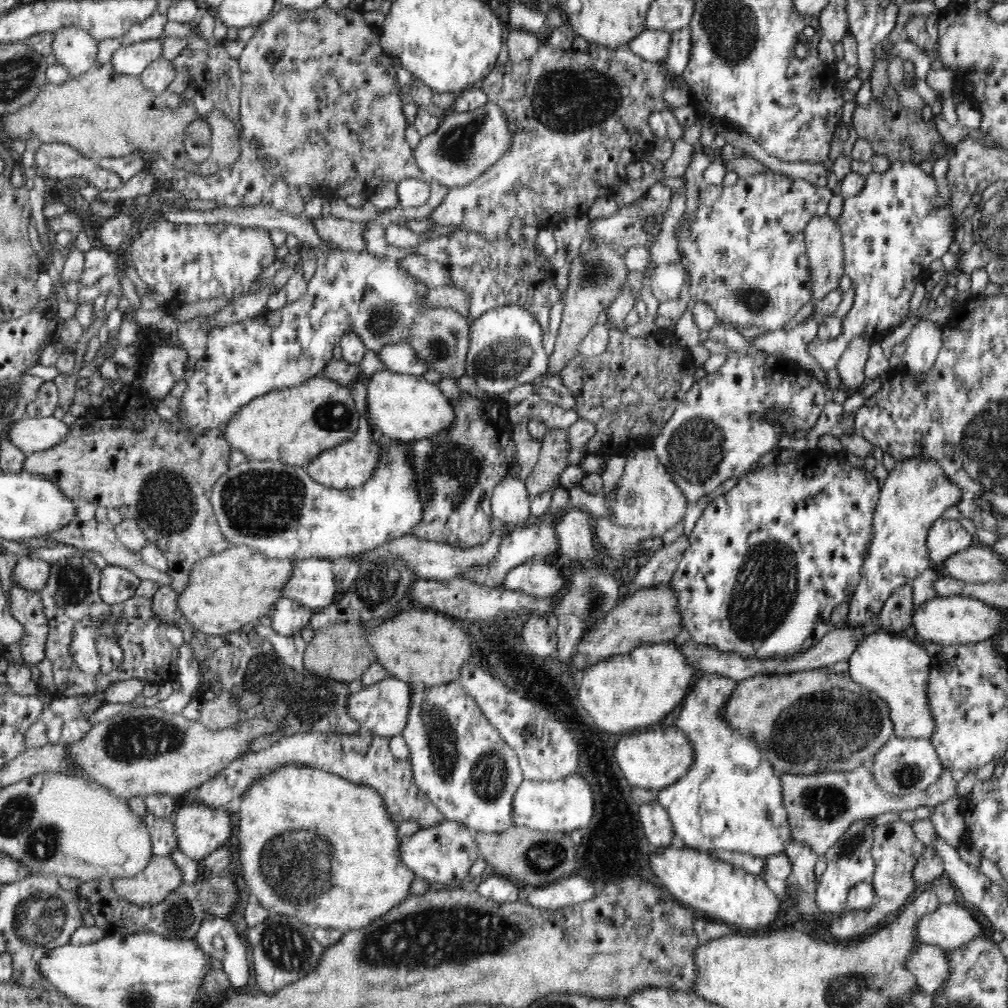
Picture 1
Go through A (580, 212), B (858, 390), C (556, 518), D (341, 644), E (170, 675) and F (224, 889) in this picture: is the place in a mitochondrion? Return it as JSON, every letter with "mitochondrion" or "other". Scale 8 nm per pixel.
{"A":"other","B":"other","C":"other","D":"other","E":"other","F":"mitochondrion"}

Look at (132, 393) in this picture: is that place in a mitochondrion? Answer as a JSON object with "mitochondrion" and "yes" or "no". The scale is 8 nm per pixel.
{"mitochondrion":"no"}

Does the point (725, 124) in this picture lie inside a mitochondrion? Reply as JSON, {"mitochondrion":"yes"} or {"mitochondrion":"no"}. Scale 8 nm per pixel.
{"mitochondrion":"no"}

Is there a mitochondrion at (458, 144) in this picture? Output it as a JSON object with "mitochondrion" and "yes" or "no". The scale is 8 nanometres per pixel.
{"mitochondrion":"yes"}

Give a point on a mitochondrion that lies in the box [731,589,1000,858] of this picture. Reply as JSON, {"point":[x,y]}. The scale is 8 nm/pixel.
{"point":[804,733]}

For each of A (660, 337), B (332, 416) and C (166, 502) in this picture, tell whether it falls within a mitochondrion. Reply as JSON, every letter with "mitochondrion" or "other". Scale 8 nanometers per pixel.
{"A":"other","B":"mitochondrion","C":"mitochondrion"}

